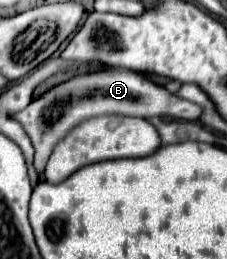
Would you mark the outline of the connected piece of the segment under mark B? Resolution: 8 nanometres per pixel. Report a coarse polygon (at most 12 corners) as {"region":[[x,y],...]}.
{"region":[[139,72],[75,76],[21,114],[43,174],[53,146],[101,114],[197,122],[201,106]]}

